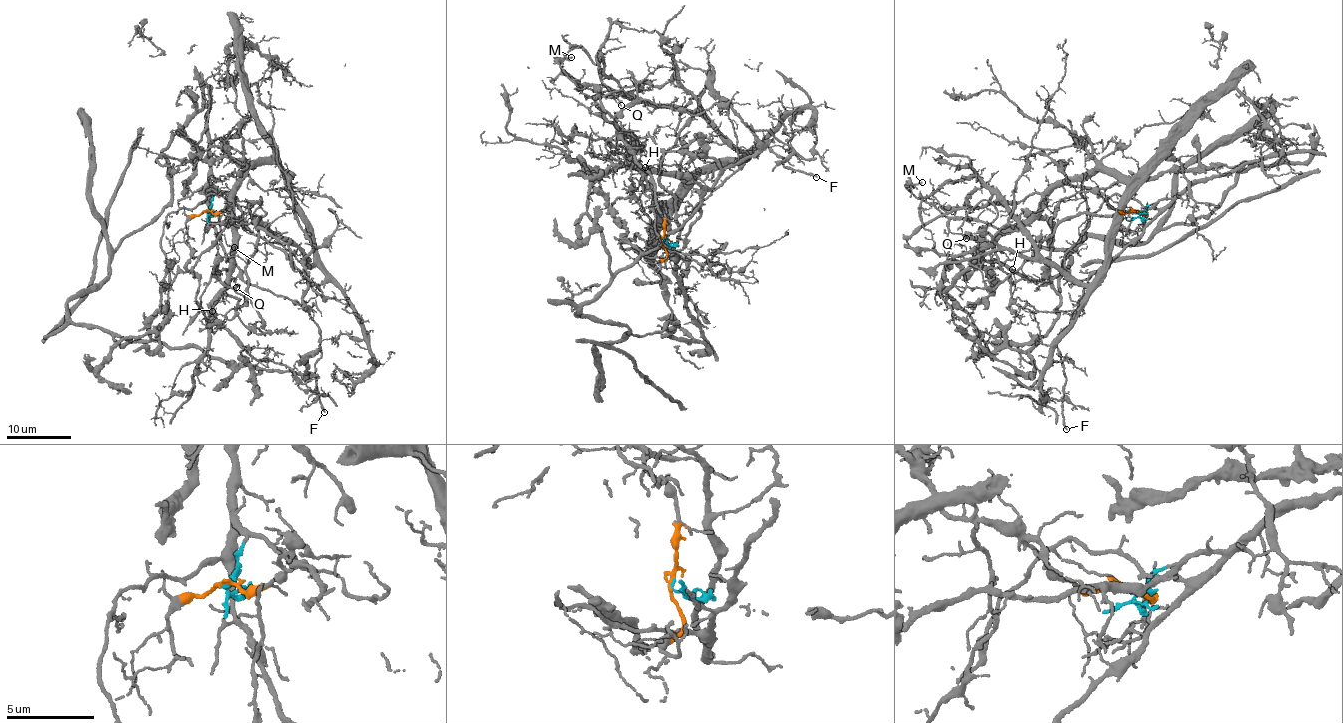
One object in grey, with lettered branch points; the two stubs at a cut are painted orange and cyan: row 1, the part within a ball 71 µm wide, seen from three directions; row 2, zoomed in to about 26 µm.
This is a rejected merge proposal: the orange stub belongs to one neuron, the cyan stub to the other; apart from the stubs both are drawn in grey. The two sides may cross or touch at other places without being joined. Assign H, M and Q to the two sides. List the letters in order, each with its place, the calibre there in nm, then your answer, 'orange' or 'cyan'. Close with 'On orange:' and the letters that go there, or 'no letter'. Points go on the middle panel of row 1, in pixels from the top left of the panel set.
H: place (645, 167); calibre 100 nm; orange
M: place (571, 57); calibre 110 nm; orange
Q: place (621, 105); calibre 90 nm; orange
On orange: H, M, Q

